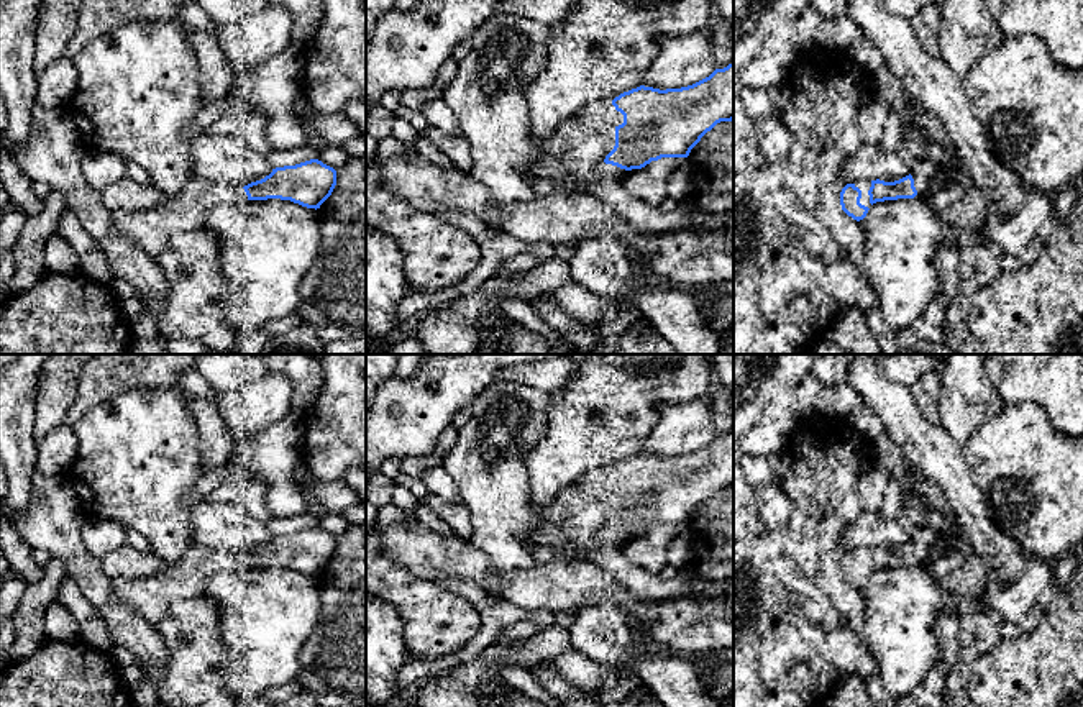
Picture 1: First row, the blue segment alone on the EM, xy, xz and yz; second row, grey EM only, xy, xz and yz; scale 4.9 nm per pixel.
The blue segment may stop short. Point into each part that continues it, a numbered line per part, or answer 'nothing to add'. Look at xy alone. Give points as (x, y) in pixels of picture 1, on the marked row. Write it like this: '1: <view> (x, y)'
1: xy (150, 230)

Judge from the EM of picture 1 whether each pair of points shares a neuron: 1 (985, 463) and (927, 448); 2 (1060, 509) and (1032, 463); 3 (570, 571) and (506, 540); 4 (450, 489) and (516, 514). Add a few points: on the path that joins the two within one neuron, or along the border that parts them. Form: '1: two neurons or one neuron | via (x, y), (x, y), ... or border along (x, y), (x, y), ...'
1: two neurons | border along (960, 448), (970, 478), (980, 494)
2: one neuron | via (1055, 497), (1039, 481), (1039, 474)
3: two neurons | border along (537, 565), (527, 570), (496, 573)
4: two neurons | border along (442, 466), (455, 483), (463, 502)

